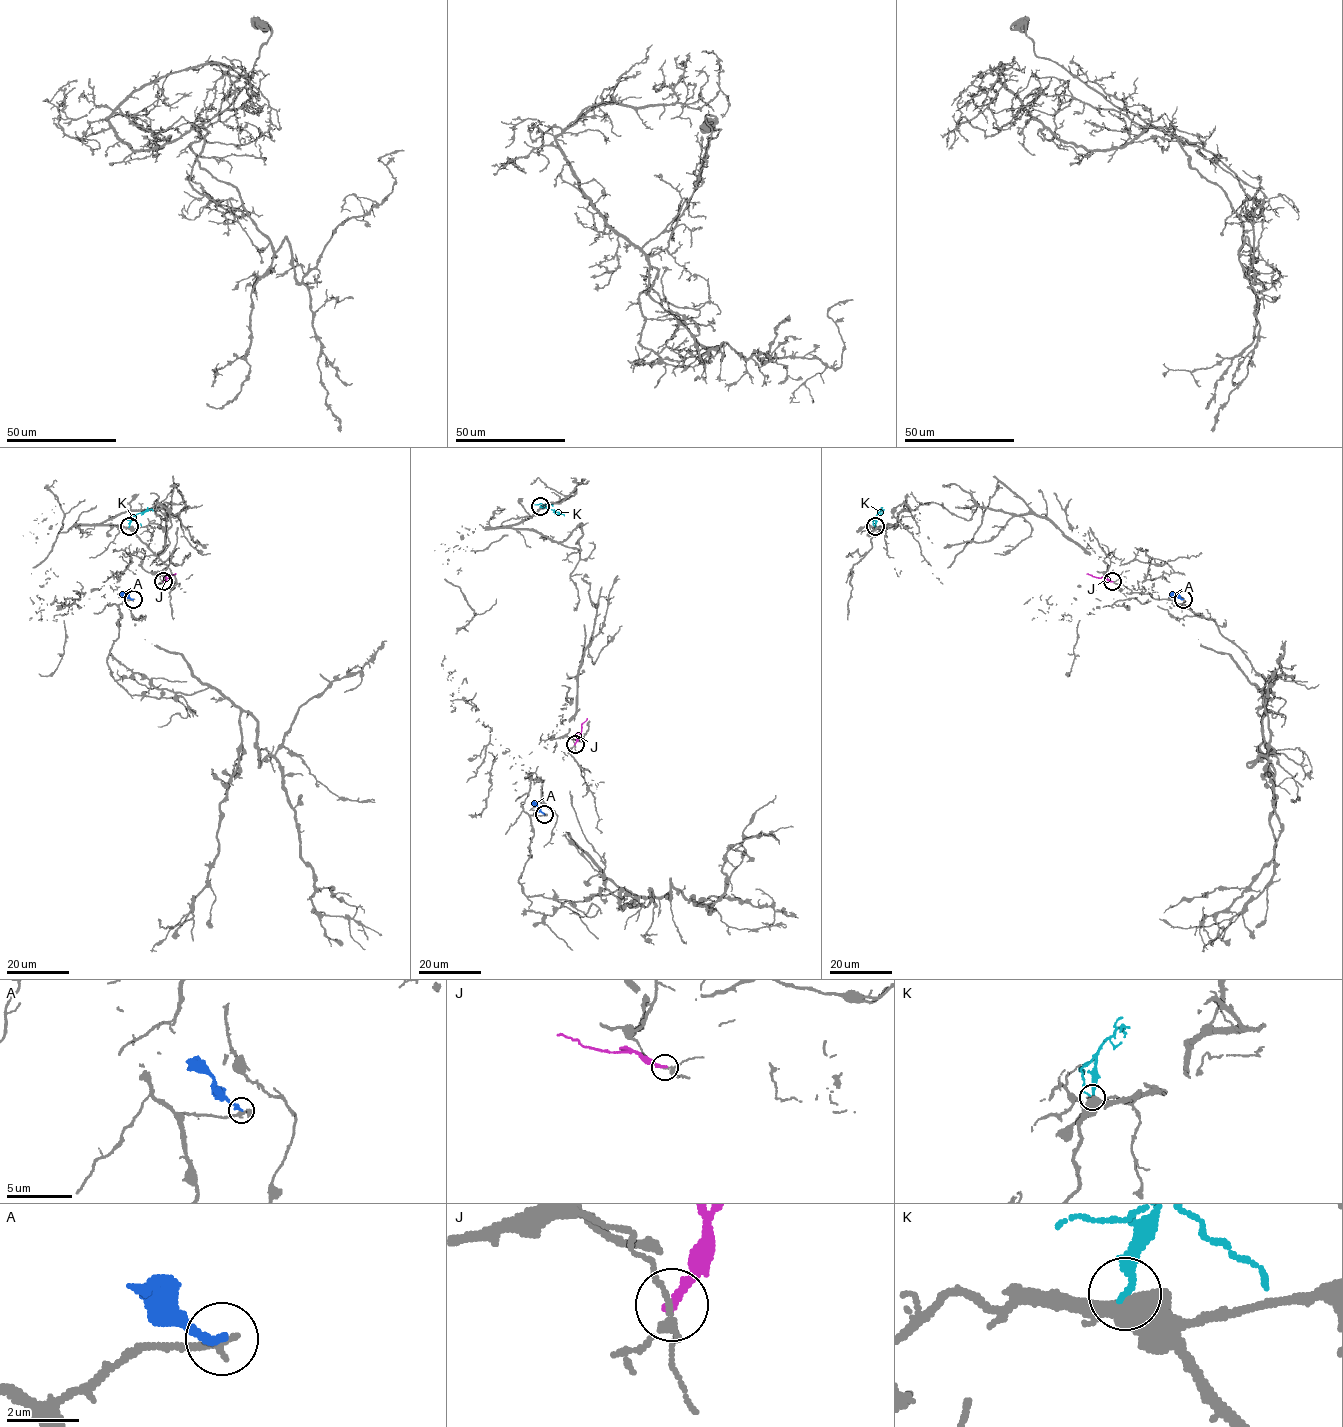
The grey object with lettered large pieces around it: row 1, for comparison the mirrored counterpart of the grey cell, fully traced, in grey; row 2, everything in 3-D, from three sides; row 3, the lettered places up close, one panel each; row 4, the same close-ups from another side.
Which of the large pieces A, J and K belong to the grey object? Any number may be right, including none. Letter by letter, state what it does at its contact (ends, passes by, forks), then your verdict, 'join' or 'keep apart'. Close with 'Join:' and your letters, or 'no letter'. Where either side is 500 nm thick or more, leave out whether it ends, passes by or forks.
A: it ends | keep apart
J: it ends | keep apart
K: keep apart
Join: no letter

